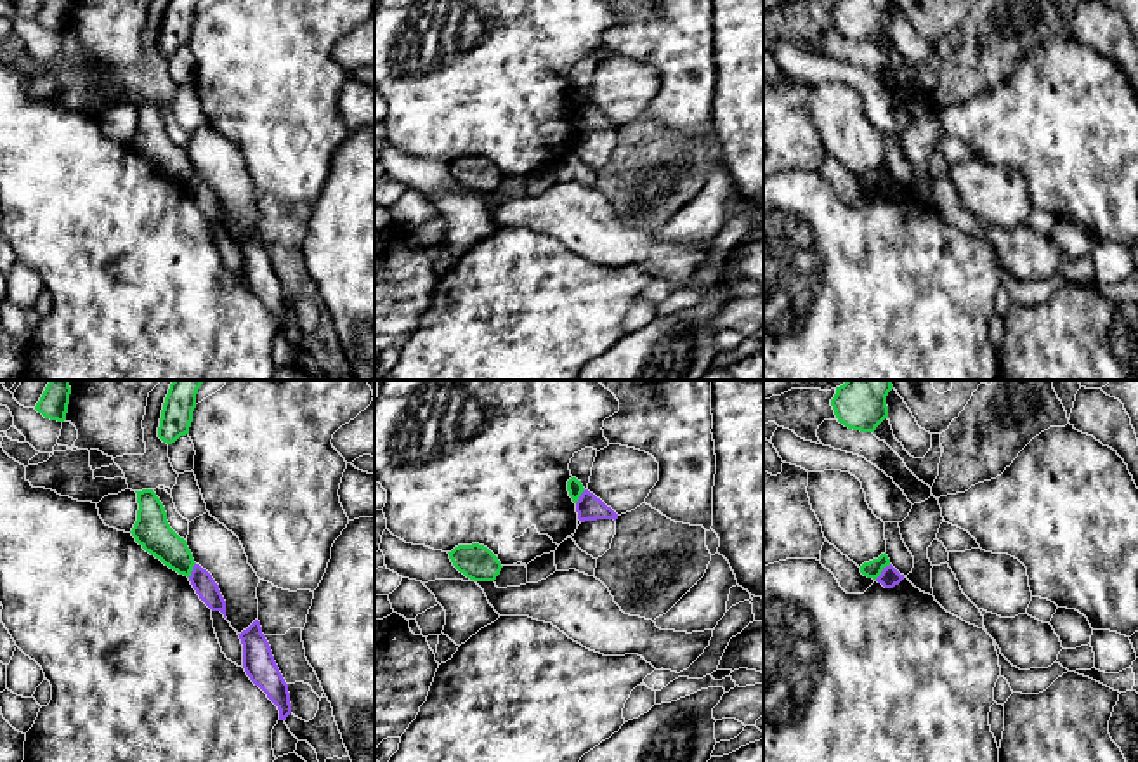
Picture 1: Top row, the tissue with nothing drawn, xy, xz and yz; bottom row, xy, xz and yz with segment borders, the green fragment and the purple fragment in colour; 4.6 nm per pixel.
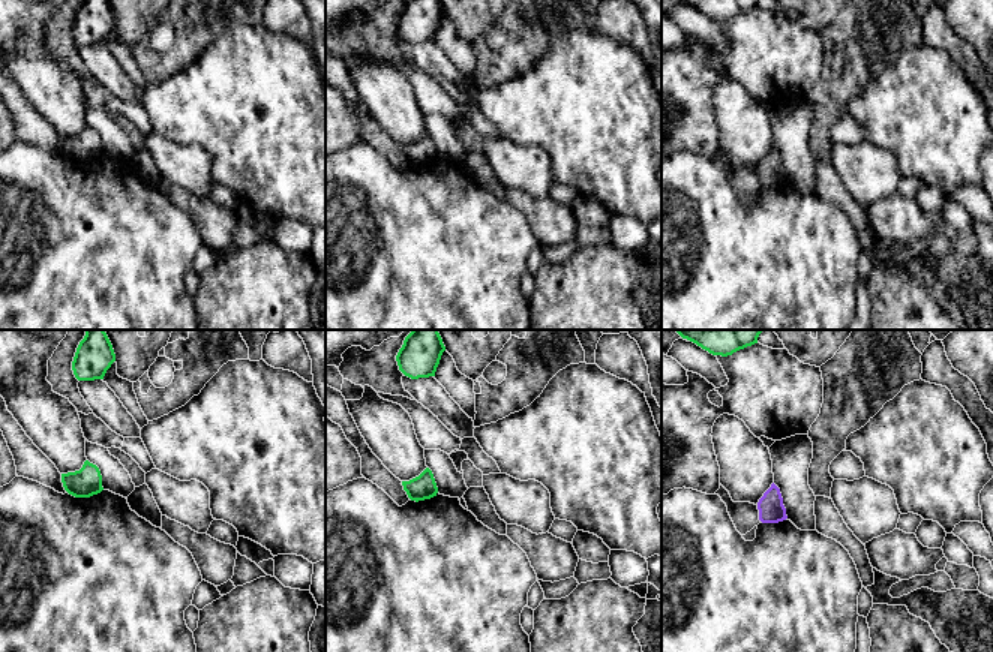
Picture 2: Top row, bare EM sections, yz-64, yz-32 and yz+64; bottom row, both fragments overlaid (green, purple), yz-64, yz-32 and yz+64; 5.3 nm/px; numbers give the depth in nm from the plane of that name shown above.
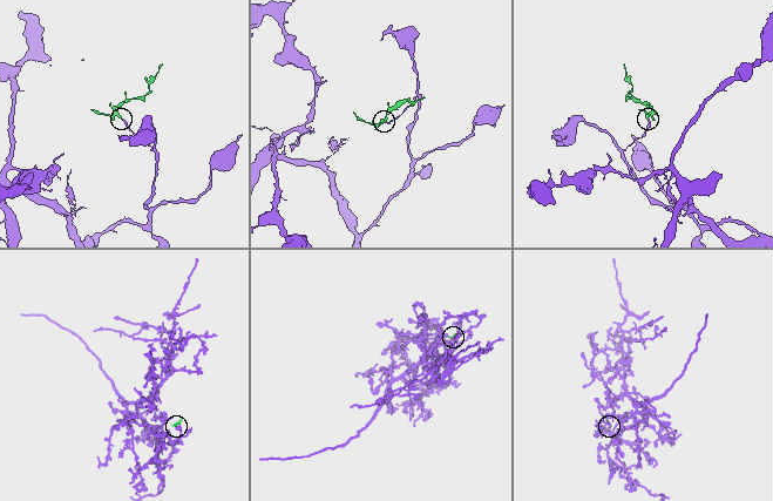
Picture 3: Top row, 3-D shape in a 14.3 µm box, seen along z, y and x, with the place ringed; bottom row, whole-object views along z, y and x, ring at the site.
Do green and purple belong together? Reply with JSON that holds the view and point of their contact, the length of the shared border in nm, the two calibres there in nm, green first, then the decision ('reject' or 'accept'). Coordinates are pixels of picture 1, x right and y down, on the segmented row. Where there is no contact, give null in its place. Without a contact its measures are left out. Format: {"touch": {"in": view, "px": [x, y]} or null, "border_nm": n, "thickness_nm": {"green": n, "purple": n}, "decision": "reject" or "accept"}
{"touch": {"in": "yz", "px": [882, 570]}, "border_nm": 100, "thickness_nm": {"green": 80, "purple": 90}, "decision": "reject"}

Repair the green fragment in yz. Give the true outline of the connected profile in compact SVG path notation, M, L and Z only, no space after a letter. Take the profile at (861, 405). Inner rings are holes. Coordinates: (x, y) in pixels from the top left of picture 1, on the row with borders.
M847 380L836 387L831 406L845 427L874 434L888 418L886 396L892 389L892 380Z

